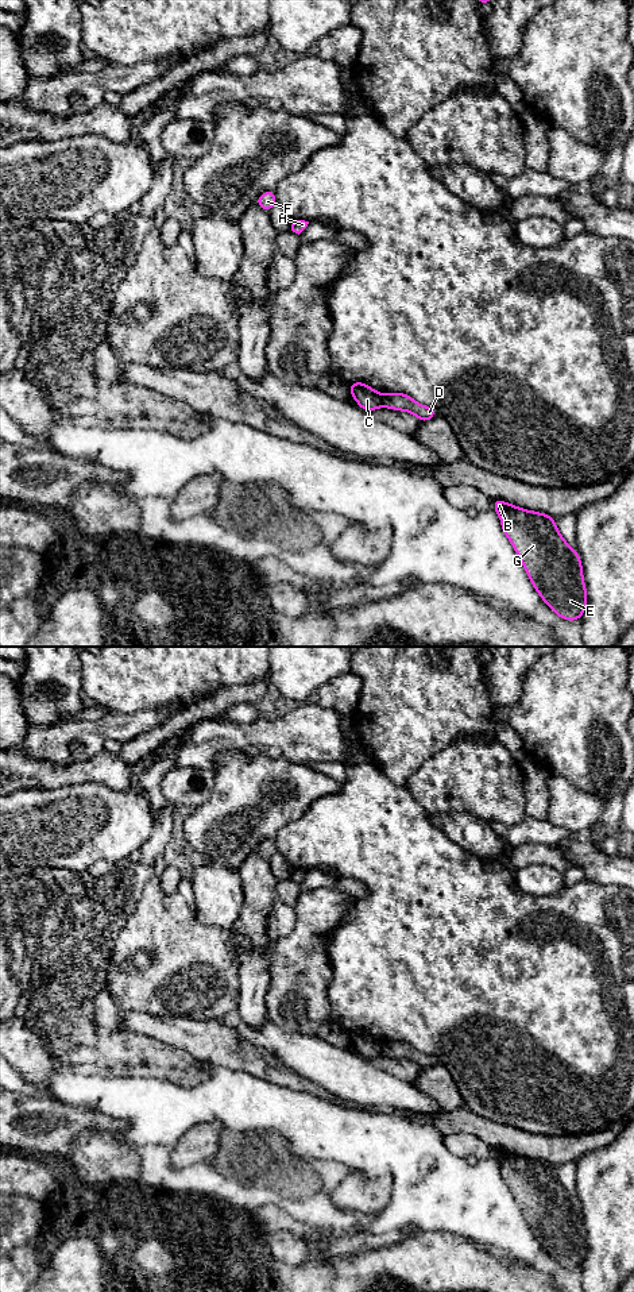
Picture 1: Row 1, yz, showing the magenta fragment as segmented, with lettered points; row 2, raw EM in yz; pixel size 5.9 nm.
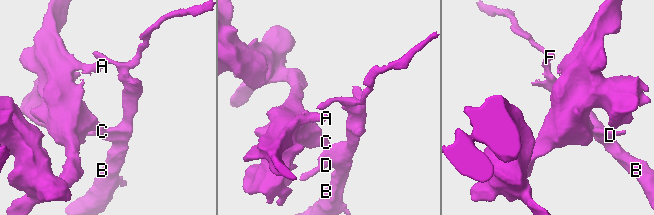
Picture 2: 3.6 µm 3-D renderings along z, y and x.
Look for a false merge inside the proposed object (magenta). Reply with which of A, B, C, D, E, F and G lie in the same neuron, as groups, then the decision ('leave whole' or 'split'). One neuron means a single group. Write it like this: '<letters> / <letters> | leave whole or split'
A C / B D E F G | split

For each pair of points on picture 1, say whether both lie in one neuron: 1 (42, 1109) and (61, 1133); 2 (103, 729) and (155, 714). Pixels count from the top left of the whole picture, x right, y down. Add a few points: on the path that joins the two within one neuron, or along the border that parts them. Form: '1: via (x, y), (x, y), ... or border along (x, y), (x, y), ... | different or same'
1: via (42, 1114), (55, 1127) | same
2: via (116, 727), (128, 727), (142, 721) | same

